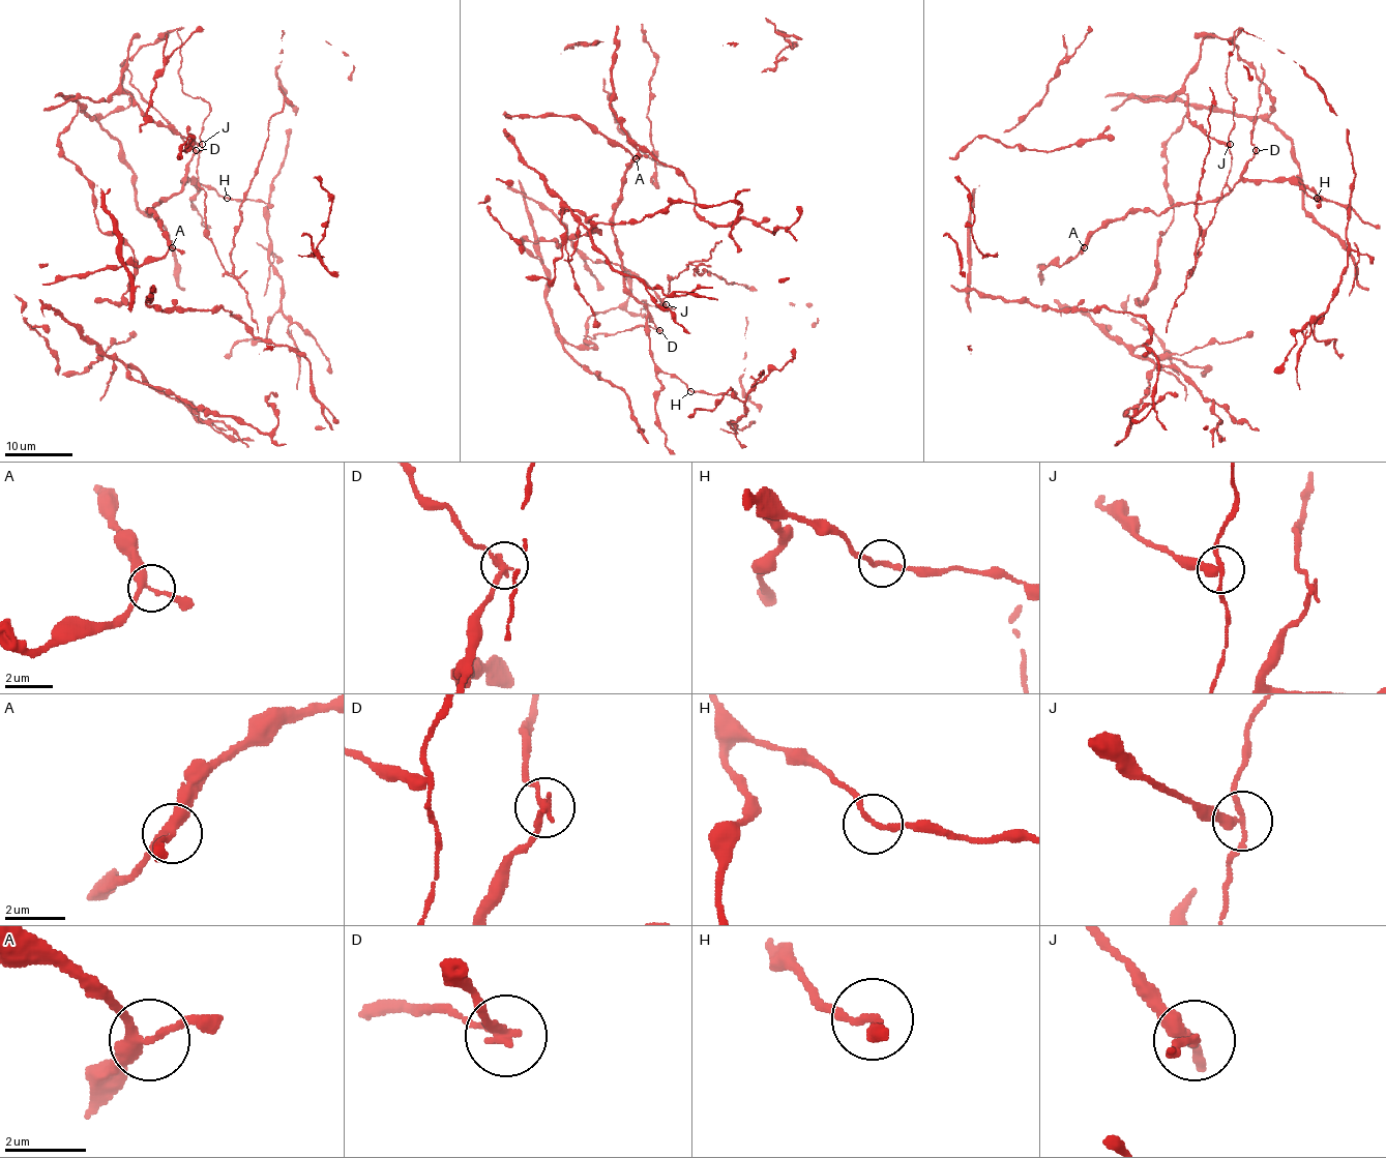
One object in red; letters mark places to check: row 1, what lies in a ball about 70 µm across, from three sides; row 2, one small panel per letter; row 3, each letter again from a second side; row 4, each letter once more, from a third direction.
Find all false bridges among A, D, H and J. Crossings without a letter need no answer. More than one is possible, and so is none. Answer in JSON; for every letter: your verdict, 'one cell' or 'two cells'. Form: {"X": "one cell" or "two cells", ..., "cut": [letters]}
{"A": "one cell", "D": "two cells", "H": "one cell", "J": "two cells", "cut": ["D", "J"]}

